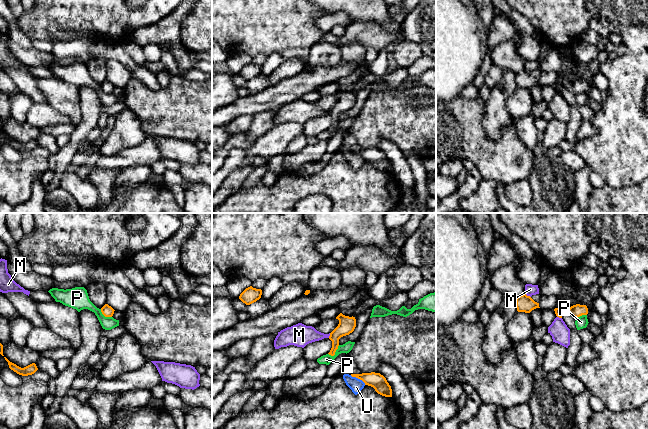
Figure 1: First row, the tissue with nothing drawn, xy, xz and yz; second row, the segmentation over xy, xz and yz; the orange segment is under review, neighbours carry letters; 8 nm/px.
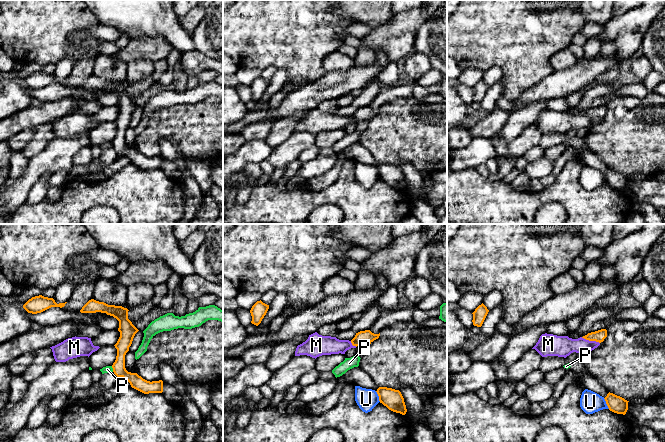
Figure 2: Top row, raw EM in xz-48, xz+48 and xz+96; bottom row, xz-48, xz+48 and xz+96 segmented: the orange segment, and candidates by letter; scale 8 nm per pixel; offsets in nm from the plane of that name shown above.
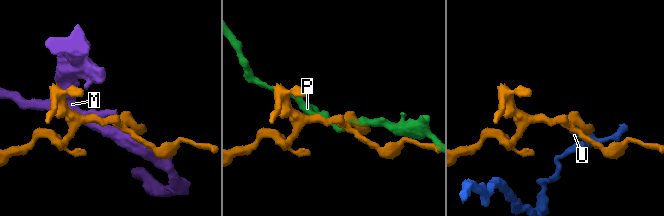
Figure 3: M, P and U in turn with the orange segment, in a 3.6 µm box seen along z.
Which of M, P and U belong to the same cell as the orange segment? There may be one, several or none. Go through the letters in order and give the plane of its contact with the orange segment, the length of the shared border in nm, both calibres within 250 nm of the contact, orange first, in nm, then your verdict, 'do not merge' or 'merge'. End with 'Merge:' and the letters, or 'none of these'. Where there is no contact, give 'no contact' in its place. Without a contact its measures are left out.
M: contact in yz; length 60 nm; calibres 140 and 90 nm; do not merge
P: contact in xz; length 120 nm; calibres 130 and 80 nm; do not merge
U: contact in xz; length 150 nm; calibres 120 and 110 nm; do not merge
Merge: none of these

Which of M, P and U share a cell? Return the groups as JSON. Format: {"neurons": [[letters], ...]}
{"neurons": [["M"], ["P"], ["U"]]}

